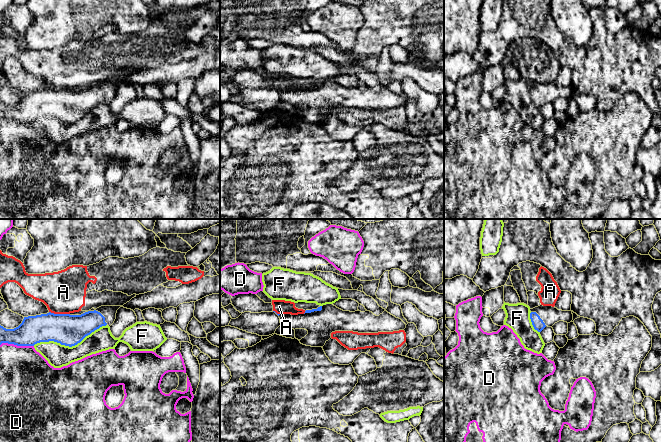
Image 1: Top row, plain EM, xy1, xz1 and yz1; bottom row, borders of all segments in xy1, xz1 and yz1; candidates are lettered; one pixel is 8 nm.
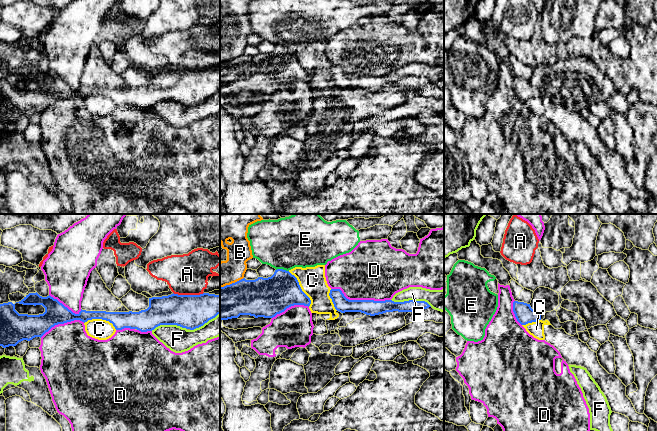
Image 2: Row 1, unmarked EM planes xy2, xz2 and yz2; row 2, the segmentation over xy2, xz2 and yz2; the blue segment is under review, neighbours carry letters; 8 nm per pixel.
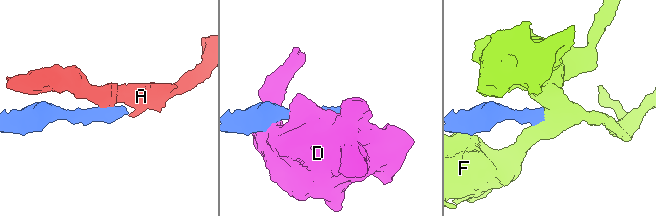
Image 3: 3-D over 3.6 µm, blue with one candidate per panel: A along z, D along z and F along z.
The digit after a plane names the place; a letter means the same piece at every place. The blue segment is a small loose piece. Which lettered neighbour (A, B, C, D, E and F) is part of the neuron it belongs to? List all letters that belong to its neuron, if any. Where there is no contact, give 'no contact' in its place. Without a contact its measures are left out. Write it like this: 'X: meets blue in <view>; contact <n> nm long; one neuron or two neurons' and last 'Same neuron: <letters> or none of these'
A: meets blue in xy2; contact 240 nm long; two neurons
B: meets blue in xz2; contact 200 nm long; two neurons
C: meets blue in xz2; contact 340 nm long; two neurons
D: meets blue in xz2; contact 480 nm long; two neurons
E: meets blue in xz2; contact 110 nm long; two neurons
F: meets blue in xy1; contact 600 nm long; two neurons
Same neuron: none of these

